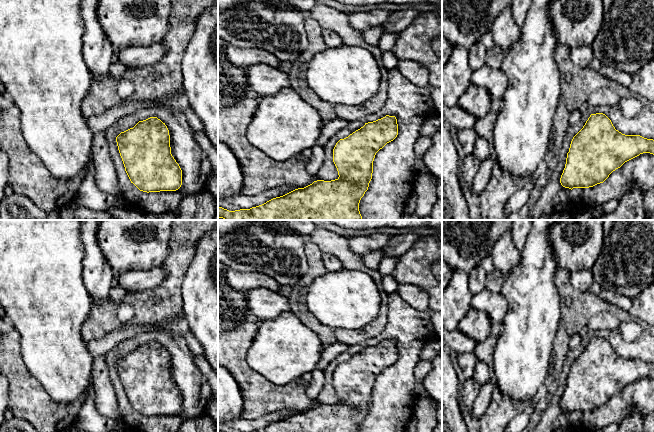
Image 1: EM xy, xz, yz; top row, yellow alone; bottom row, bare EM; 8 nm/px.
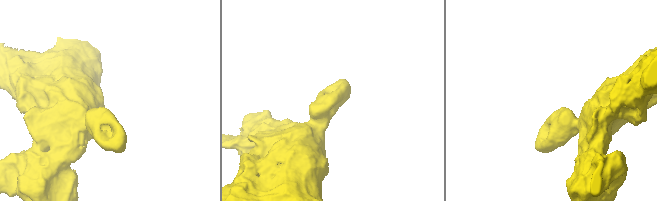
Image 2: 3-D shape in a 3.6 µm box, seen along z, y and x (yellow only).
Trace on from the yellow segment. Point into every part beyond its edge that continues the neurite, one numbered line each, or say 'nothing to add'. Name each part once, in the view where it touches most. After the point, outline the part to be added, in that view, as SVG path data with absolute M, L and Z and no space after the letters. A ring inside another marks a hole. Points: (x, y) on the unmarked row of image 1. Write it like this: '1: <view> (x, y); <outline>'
nothing to add

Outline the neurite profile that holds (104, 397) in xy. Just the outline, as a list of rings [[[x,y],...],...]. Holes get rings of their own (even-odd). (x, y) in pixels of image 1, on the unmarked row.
[[[105,355],[94,358],[92,376],[93,402],[97,411],[107,418],[121,419],[117,396],[109,377]]]

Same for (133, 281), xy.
[[[162,267],[150,270],[131,270],[116,273],[114,285],[128,291],[129,299],[134,293],[159,287],[165,281],[167,272]]]

